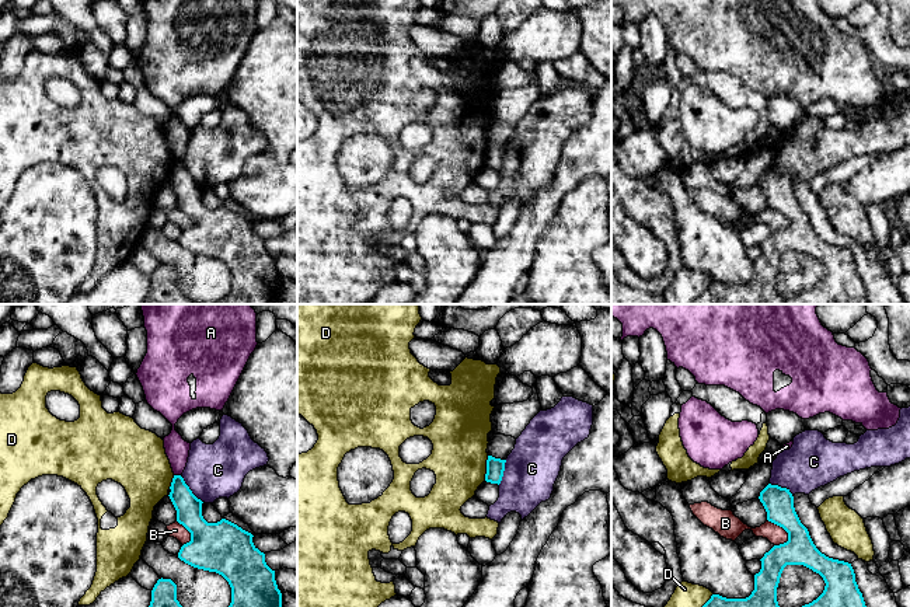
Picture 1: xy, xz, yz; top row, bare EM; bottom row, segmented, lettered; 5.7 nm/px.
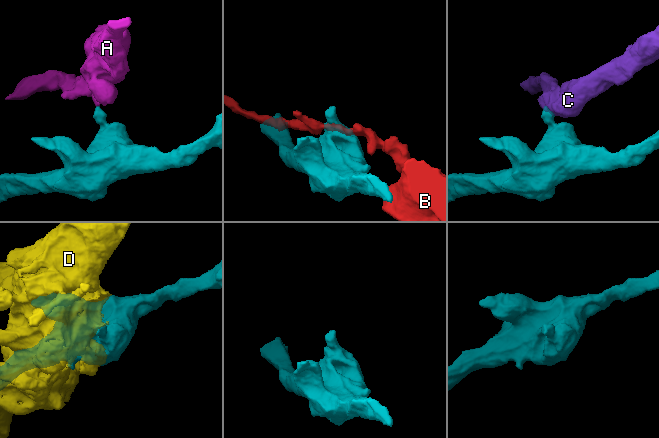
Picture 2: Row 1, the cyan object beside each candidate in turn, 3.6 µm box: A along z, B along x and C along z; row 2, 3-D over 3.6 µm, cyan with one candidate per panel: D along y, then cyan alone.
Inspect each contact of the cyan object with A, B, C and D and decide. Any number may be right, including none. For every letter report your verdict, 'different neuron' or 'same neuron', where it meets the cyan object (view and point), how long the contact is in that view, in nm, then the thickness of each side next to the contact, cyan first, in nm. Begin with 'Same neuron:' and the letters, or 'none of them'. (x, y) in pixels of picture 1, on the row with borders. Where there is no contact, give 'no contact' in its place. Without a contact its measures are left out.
Same neuron: none of them
A: different neuron; contact xy (177, 475); length 40 nm; calibres 150 and 140 nm
B: different neuron; contact yz (783, 527); length 180 nm; calibres 180 and 110 nm
C: different neuron; contact xy (189, 489); length 200 nm; calibres 150 and 320 nm
D: different neuron; contact xz (487, 468); length 150 nm; calibres 110 and 320 nm

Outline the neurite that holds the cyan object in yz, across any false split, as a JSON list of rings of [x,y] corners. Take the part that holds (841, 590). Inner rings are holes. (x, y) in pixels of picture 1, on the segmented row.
[[[768,484],[759,499],[767,520],[782,527],[788,541],[774,545],[760,559],[761,569],[754,575],[754,590],[749,597],[712,594],[702,607],[780,607],[777,587],[787,565],[803,565],[819,573],[826,583],[823,593],[802,607],[867,607],[851,564],[829,558],[816,548],[795,512],[789,489]]]

